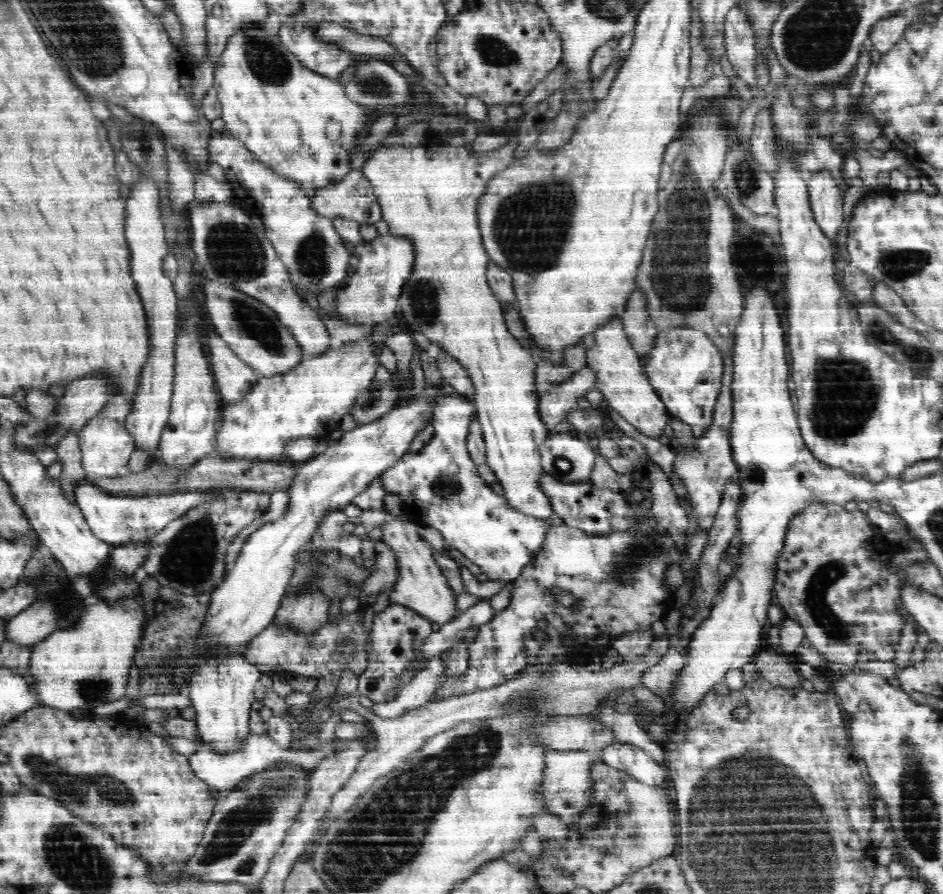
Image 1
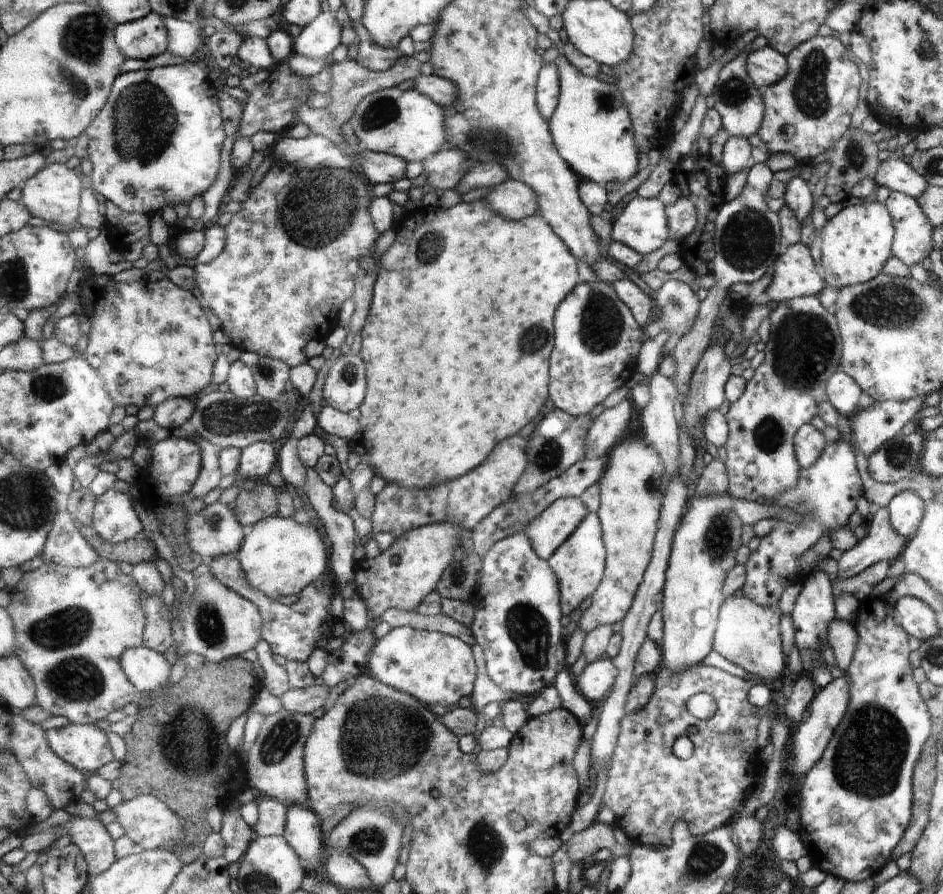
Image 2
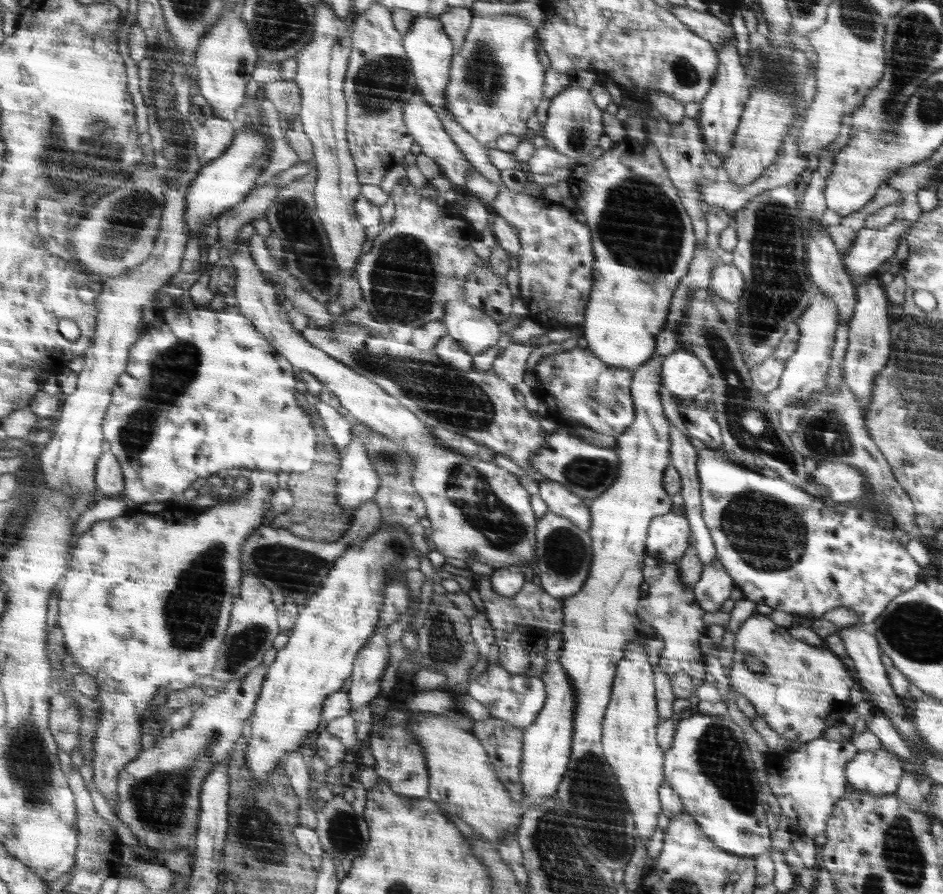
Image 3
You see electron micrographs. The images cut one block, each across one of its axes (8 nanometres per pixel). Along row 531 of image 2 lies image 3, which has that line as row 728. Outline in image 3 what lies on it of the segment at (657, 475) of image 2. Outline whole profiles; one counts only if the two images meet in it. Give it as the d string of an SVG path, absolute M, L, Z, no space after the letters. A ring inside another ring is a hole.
M630 642L625 654L626 660L622 660L622 666L617 666L618 682L613 682L614 702L609 702L610 710L606 710L606 738L601 738L601 743L606 746L606 762L613 767L625 800L634 812L638 838L646 847L658 828L656 820L661 802L658 800L658 788L665 783L664 751L657 741L657 726L661 721L657 713L658 666L650 662L642 642Z

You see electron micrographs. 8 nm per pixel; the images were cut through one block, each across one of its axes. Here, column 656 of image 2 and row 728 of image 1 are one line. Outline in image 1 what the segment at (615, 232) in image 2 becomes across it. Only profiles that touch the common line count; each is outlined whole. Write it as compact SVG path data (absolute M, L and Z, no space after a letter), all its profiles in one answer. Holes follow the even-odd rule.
M240 657L226 658L226 662L217 664L209 662L192 676L189 694L191 706L196 710L198 736L211 752L228 756L244 748L250 732L250 709L256 700L252 694L261 676L262 673L255 665Z

